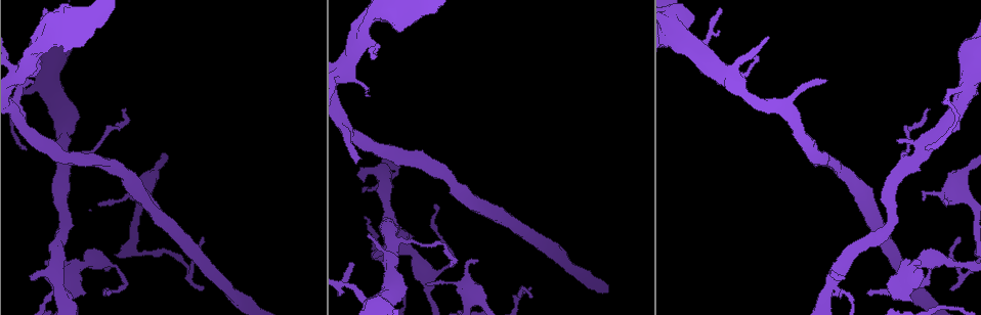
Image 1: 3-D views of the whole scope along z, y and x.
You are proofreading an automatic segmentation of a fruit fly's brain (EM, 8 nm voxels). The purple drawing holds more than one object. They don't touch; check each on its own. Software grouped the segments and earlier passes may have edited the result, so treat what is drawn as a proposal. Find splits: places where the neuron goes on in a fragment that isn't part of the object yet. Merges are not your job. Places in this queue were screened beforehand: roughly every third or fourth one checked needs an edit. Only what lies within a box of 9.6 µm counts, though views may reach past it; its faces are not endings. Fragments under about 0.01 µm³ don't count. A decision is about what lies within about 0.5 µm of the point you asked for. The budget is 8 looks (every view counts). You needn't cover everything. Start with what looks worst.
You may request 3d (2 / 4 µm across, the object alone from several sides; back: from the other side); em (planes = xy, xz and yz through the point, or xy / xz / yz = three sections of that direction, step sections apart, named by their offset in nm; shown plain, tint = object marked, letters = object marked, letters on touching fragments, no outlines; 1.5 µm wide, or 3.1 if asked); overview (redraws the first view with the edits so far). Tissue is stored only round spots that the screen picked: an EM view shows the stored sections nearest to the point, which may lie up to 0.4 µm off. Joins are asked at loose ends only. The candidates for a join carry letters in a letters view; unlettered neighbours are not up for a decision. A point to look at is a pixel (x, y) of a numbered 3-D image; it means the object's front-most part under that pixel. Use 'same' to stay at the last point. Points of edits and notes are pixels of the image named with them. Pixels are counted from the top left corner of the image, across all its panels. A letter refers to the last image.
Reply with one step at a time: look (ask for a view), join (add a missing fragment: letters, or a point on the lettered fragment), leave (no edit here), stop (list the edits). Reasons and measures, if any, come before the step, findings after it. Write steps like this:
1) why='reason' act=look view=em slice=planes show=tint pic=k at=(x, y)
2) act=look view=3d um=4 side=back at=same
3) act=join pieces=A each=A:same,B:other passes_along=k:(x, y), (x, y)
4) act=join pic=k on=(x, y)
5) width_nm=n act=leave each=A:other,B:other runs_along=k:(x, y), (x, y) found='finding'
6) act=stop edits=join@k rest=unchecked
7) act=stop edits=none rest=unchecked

why='free end' act=look view=3d um=4 pic=1 at=(34, 278)

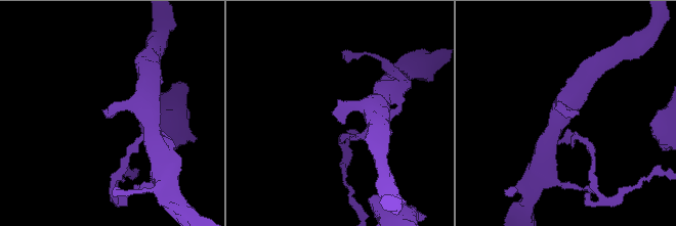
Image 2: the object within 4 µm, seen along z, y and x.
act=look view=em slice=xz step=8 show=letters pic=2 at=(579, 112)

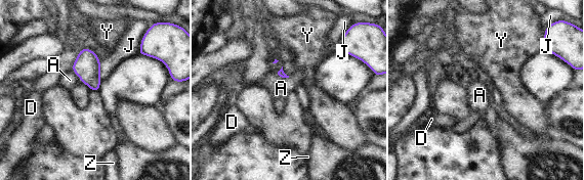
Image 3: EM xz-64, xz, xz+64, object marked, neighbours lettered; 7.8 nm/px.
act=look view=em slice=planes show=letters at=same

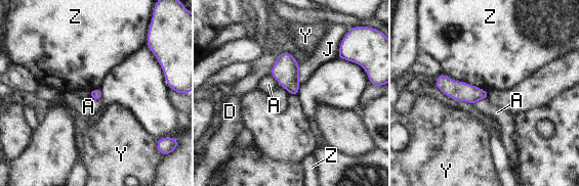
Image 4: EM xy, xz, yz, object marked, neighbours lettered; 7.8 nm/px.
longest_contact=Z:400nm act=leave each=A:other,D:other,J:other,Y:other,Z:other border=4:(488, 96), (480, 99), (474, 105) found='none of them fits'

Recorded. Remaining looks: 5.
why='an open end' act=look view=em slice=planes show=plain pic=1 at=(356, 163)

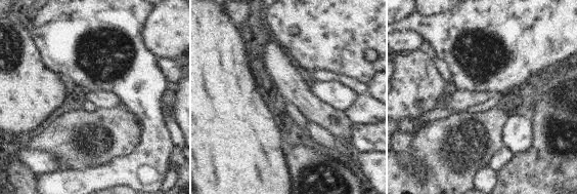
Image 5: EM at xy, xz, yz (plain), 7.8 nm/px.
act=look view=em slice=planes show=letters at=same

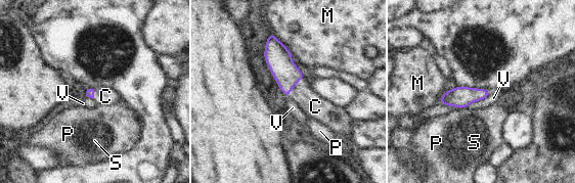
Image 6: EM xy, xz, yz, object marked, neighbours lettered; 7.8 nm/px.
longest_contact=V:420nm act=join pieces=C each=C:same,M:other,P:other,S:other,V:other passes_along=6:(278, 58), (294, 85), (315, 106) found='it goes on there'

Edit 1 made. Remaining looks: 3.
why='branch stops here' act=look view=3d um=2 pic=1 at=(898, 142)

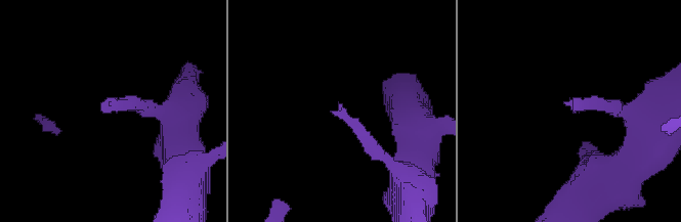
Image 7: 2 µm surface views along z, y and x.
why='need the tissue' act=look view=em um=3.1 slice=planes show=letters pic=7 at=(105, 107)

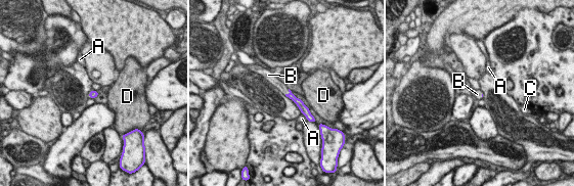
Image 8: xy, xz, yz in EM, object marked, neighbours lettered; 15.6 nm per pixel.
act=join pieces=B each=A:other,B:same,C:other,D:other passes_along=8:(299, 102), (289, 91), (276, 81) found='the neuron continues'

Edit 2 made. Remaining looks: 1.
act=stop edits=join@6,join@8 rest=unchecked

